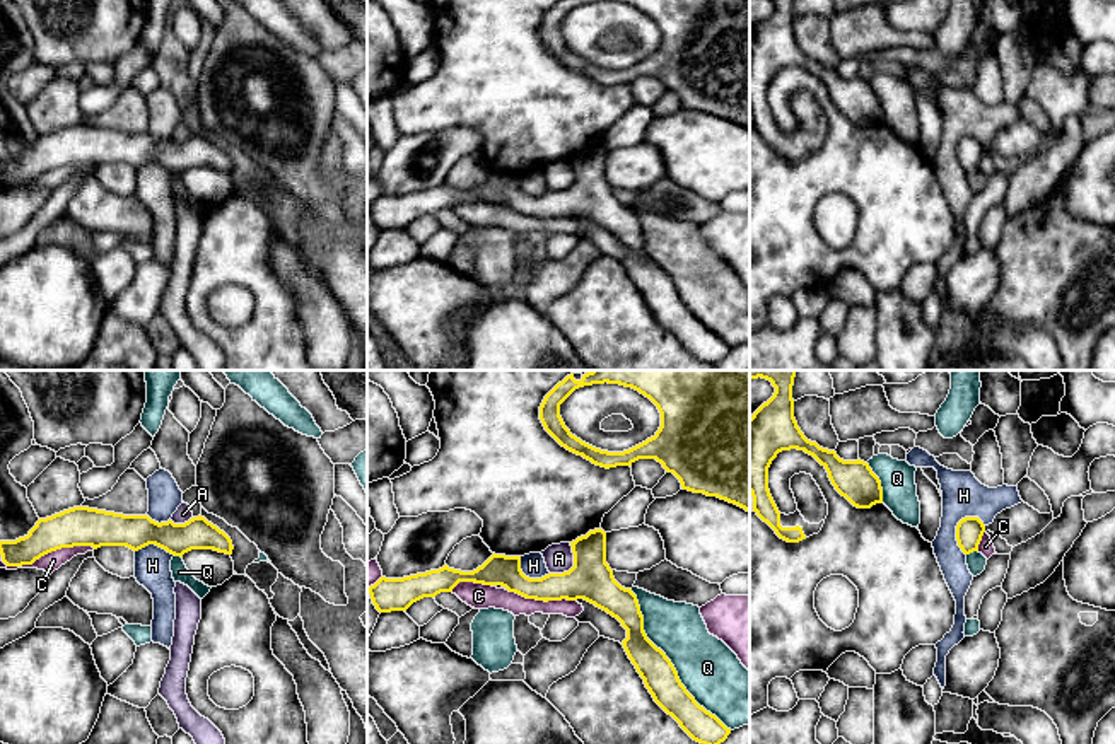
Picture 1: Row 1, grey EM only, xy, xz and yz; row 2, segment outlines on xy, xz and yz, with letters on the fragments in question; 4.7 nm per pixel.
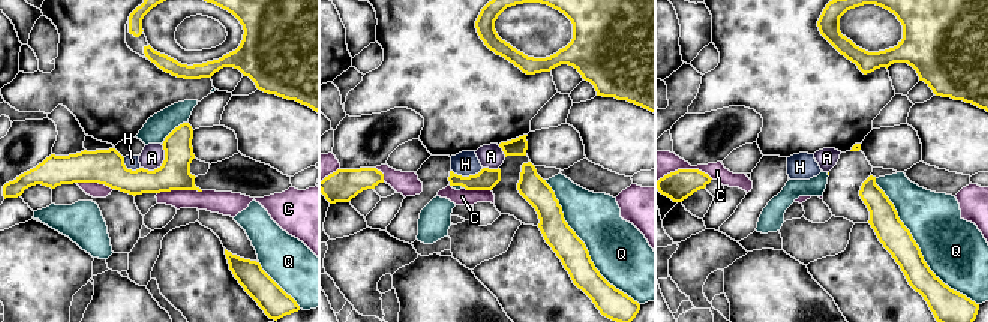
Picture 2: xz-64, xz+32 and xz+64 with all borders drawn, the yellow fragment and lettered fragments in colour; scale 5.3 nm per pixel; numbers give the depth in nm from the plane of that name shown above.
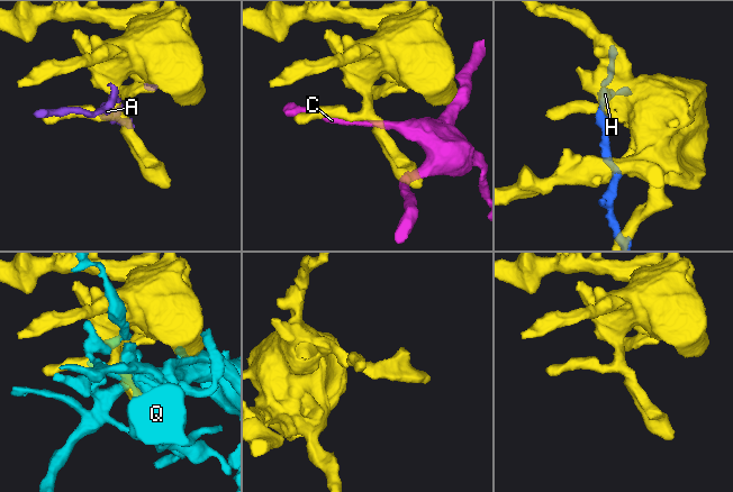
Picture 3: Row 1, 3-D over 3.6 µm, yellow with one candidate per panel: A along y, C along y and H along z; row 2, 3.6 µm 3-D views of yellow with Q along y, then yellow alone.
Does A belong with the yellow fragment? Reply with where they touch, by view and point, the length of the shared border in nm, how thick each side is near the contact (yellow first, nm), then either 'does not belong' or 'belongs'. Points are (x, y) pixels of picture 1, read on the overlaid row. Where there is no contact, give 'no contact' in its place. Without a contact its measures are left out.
meets yellow in xz at (574, 565); contact 180 nm long; 200 nm thick on the yellow side, 140 nm on the other; does not belong

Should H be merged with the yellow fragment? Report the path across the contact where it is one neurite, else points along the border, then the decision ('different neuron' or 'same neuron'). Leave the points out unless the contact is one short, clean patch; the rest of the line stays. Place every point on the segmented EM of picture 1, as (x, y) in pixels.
border yz (977, 516), (967, 516), (957, 526), (957, 545), (965, 555); different neuron

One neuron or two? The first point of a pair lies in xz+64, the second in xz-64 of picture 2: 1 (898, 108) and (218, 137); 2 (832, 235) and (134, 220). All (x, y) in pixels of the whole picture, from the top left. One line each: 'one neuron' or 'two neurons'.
1: two neurons
2: two neurons

